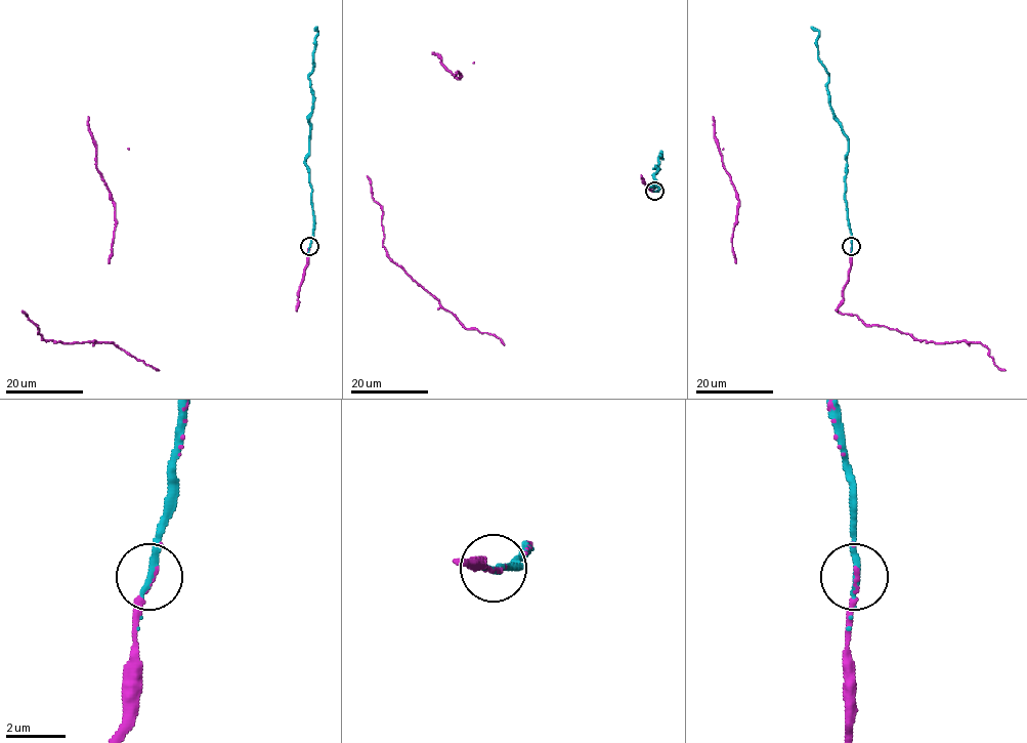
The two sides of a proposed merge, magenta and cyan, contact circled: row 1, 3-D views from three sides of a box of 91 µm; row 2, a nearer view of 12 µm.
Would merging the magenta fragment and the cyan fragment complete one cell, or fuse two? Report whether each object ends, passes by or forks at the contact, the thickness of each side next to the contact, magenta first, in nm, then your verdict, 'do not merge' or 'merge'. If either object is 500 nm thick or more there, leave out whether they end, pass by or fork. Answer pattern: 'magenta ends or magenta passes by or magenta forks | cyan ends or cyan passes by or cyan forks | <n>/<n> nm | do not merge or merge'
magenta passes by | cyan passes by | 90/200 nm | merge

